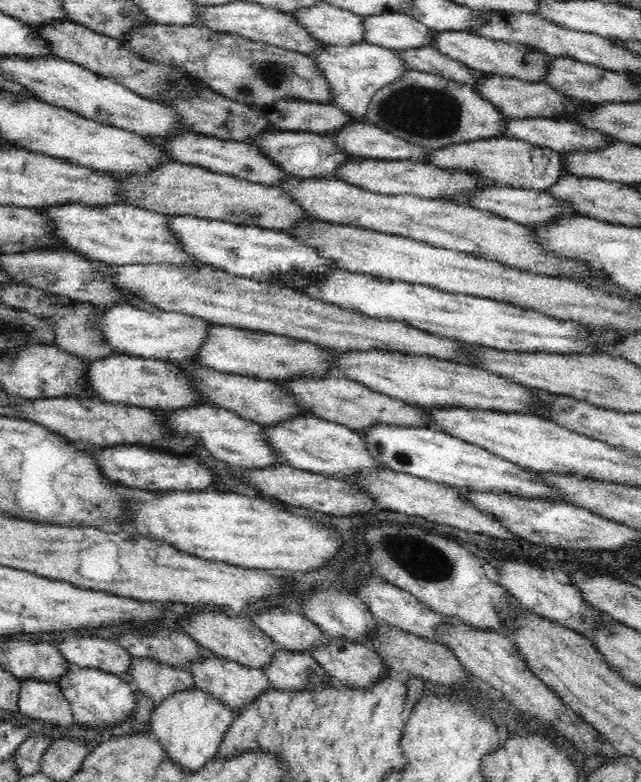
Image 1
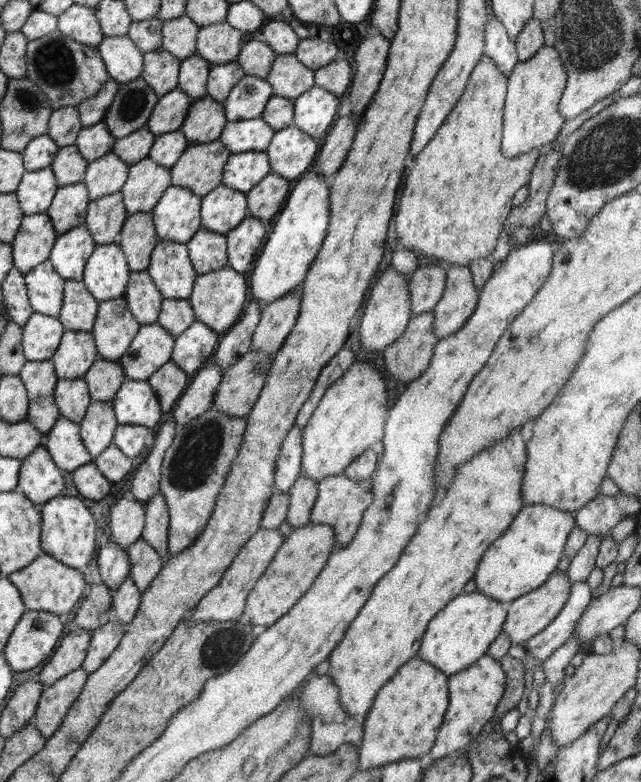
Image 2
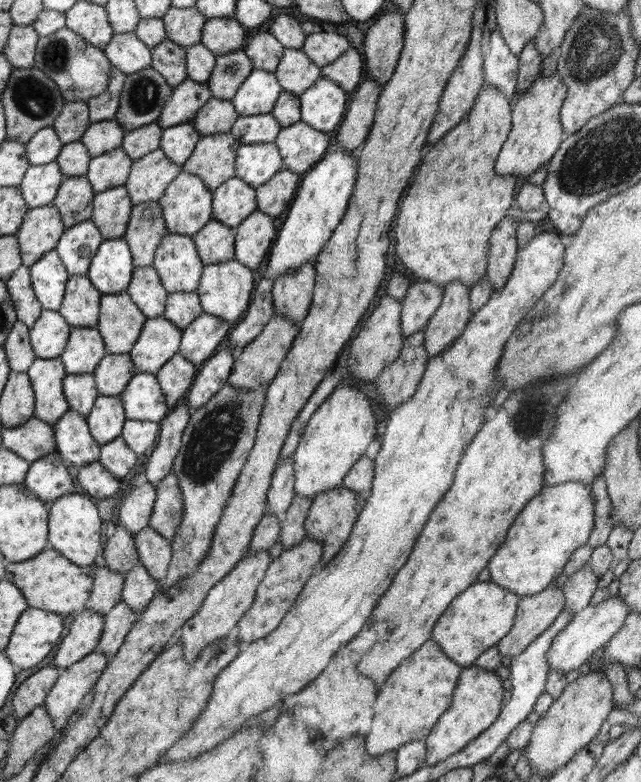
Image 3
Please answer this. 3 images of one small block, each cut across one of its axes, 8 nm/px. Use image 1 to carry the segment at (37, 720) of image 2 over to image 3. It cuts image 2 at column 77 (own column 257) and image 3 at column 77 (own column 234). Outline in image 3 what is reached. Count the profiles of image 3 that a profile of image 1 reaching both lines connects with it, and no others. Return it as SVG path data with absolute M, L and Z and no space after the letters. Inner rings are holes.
M96 648L82 660L61 670L44 704L57 732L65 728L80 706L87 702L97 678L109 662L110 658Z

